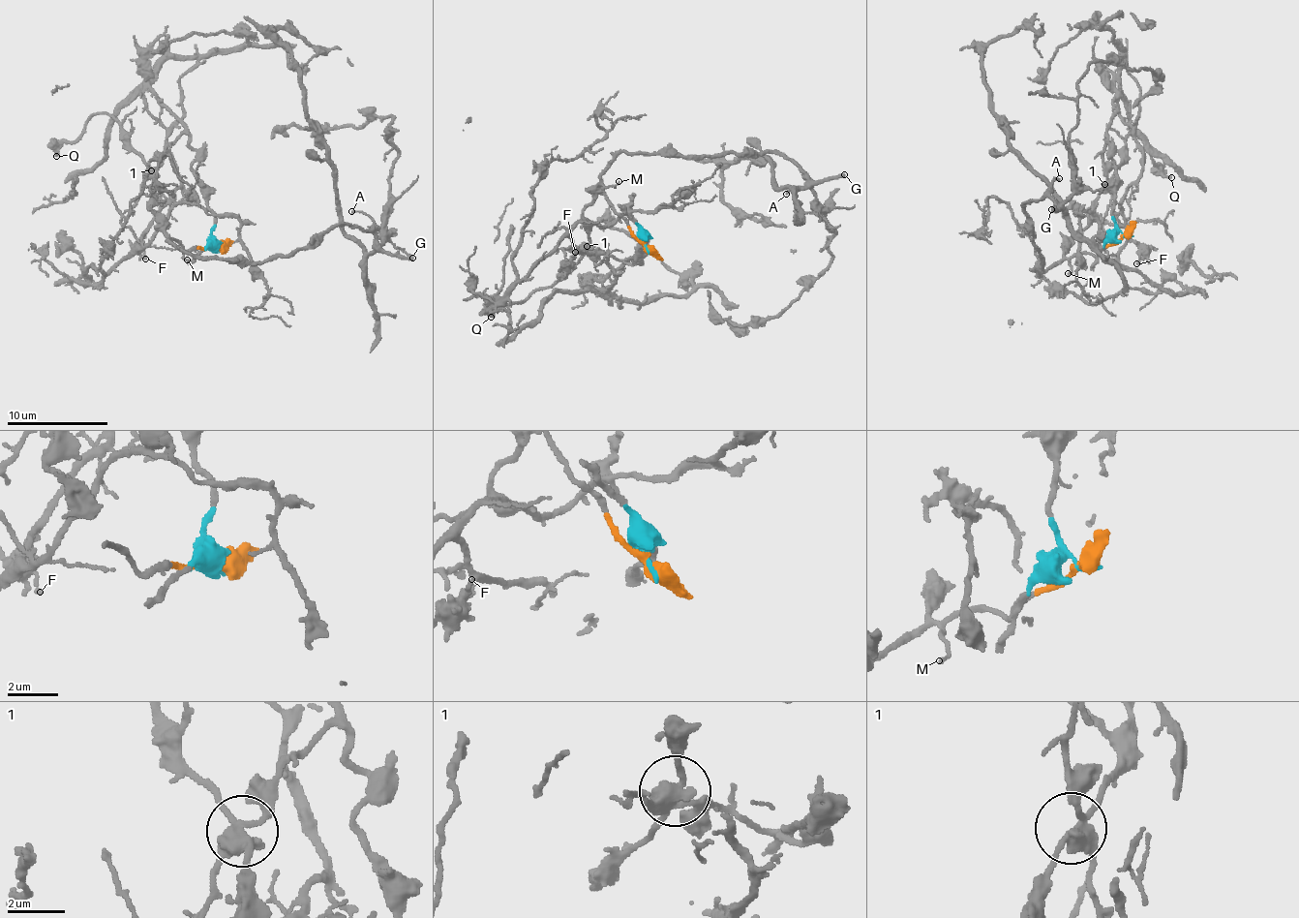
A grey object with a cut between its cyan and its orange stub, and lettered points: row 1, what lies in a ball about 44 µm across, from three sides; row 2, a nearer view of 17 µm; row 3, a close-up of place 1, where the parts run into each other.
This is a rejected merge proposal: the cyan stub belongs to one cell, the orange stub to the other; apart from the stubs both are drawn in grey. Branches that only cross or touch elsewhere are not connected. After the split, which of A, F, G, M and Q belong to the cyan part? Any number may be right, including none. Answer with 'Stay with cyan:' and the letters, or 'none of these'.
Stay with cyan: F

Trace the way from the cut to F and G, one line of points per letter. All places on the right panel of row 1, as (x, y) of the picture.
F: (1127, 236), (1111, 213), (1107, 128), (1118, 102), (1141, 165), (1121, 203), (1135, 264)
G: (1127, 236), (1095, 256), (1078, 253), (1037, 276), (1042, 260), (1027, 201), (1048, 198), (1058, 206), (1051, 209)

